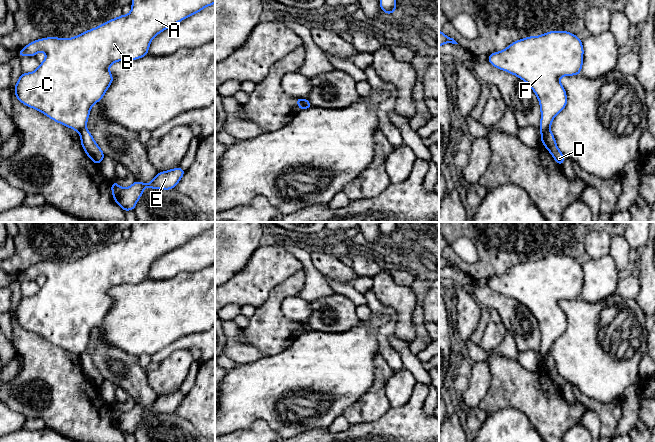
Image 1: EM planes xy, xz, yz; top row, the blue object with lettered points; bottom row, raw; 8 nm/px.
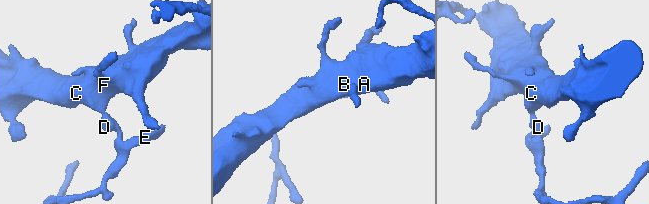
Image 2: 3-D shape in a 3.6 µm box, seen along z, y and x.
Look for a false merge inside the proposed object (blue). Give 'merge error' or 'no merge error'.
merge error

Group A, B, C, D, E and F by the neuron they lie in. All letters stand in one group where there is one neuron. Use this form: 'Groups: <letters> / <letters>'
Groups: A B C F / D E

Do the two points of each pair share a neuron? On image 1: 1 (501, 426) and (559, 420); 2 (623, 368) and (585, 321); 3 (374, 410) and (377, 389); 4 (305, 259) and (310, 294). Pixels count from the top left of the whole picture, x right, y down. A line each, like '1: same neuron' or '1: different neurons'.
1: different neurons
2: same neuron
3: same neuron
4: same neuron

